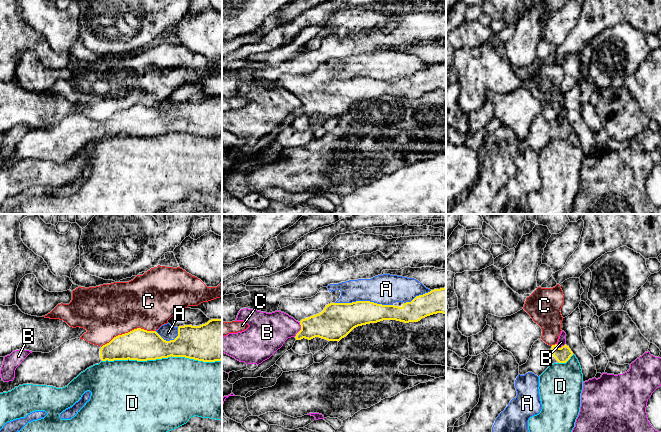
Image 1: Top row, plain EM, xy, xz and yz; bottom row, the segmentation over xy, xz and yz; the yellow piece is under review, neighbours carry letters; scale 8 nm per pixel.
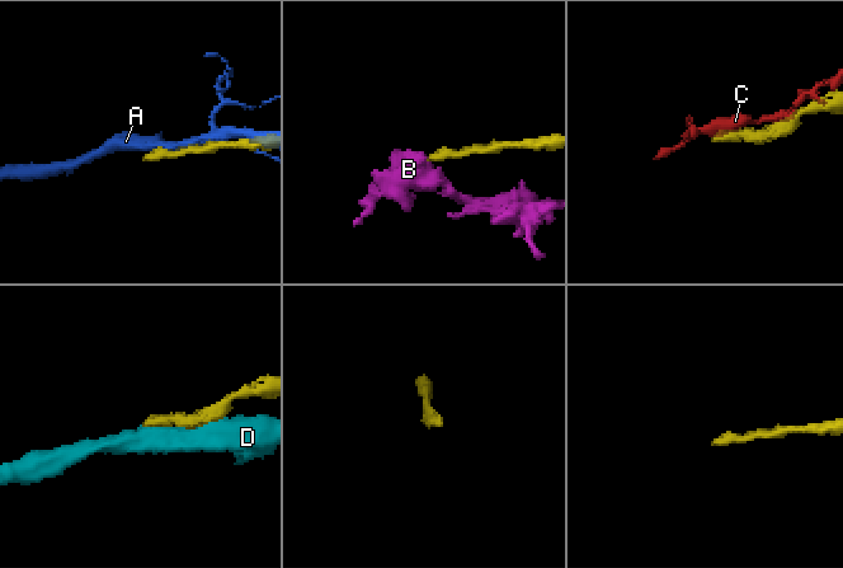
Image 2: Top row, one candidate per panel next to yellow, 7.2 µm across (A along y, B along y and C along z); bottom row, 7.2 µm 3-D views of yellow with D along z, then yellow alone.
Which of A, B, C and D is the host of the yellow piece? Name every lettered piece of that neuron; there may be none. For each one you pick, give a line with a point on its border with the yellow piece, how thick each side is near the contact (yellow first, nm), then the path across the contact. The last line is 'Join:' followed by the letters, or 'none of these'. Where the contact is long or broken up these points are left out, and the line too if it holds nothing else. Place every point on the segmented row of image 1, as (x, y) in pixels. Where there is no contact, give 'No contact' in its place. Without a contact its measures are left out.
Join: none of these

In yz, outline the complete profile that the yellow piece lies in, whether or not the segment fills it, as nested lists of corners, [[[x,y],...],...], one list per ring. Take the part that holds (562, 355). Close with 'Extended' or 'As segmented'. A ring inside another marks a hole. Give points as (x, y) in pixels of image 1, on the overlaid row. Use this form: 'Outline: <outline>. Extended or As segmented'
Outline: [[[541,338],[534,342],[527,362],[519,366],[519,374],[525,375],[532,372],[538,377],[554,363],[566,363],[573,352],[566,344],[561,348],[546,344]]]. Extended

